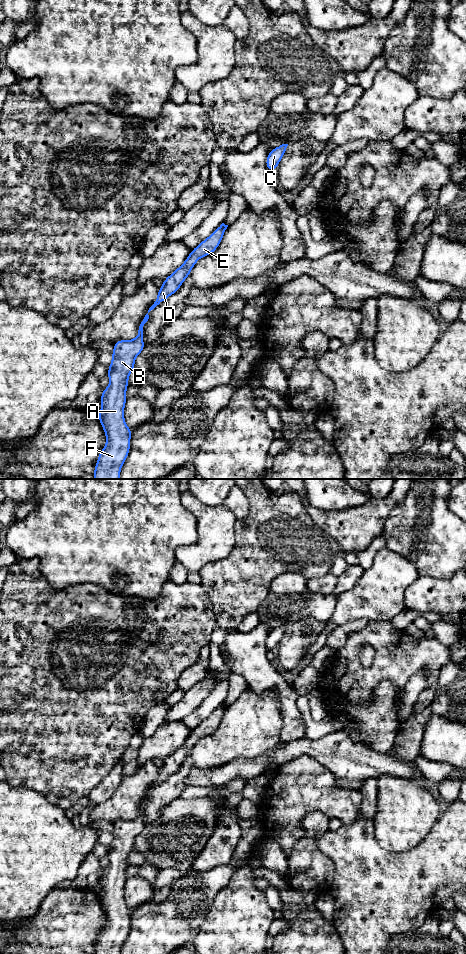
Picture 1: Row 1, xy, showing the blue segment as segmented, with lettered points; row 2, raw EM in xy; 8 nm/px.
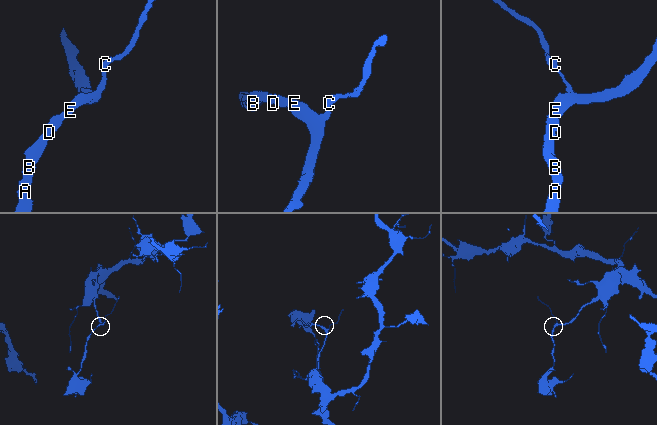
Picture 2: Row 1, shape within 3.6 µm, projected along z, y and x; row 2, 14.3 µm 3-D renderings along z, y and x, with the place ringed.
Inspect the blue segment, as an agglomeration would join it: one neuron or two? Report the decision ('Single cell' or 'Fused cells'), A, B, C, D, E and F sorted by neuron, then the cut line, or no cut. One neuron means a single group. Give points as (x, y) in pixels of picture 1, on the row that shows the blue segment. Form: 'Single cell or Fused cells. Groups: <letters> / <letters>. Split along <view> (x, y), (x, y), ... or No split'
Single cell. Groups: A B C D E F. No split

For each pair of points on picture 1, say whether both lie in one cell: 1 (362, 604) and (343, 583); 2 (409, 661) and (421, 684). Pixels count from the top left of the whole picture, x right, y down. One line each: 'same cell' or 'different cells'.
1: different cells
2: different cells

